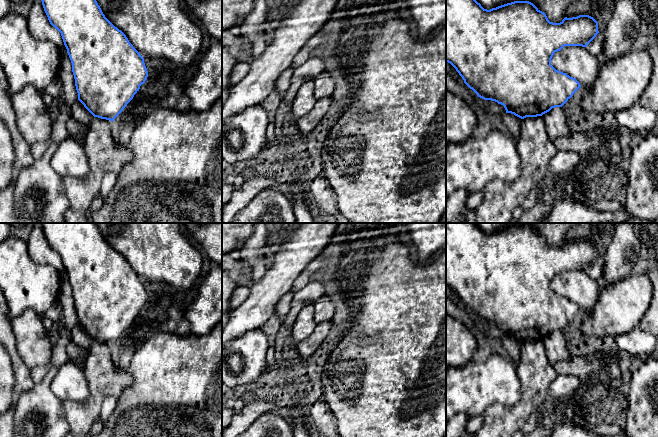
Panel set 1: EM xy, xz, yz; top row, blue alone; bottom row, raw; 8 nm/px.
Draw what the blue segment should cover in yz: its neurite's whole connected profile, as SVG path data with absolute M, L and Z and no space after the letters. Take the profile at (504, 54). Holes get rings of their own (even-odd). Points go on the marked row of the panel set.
M446 0L446 62L450 63L464 80L464 83L472 89L478 97L484 100L495 101L504 106L506 113L524 119L526 117L537 117L549 112L552 108L562 107L573 94L581 87L580 83L566 73L556 70L551 65L551 59L555 52L560 51L564 46L587 45L599 33L598 22L589 15L579 15L577 17L565 17L560 23L550 22L546 14L540 11L529 1L514 1L490 10L484 9L476 0Z

